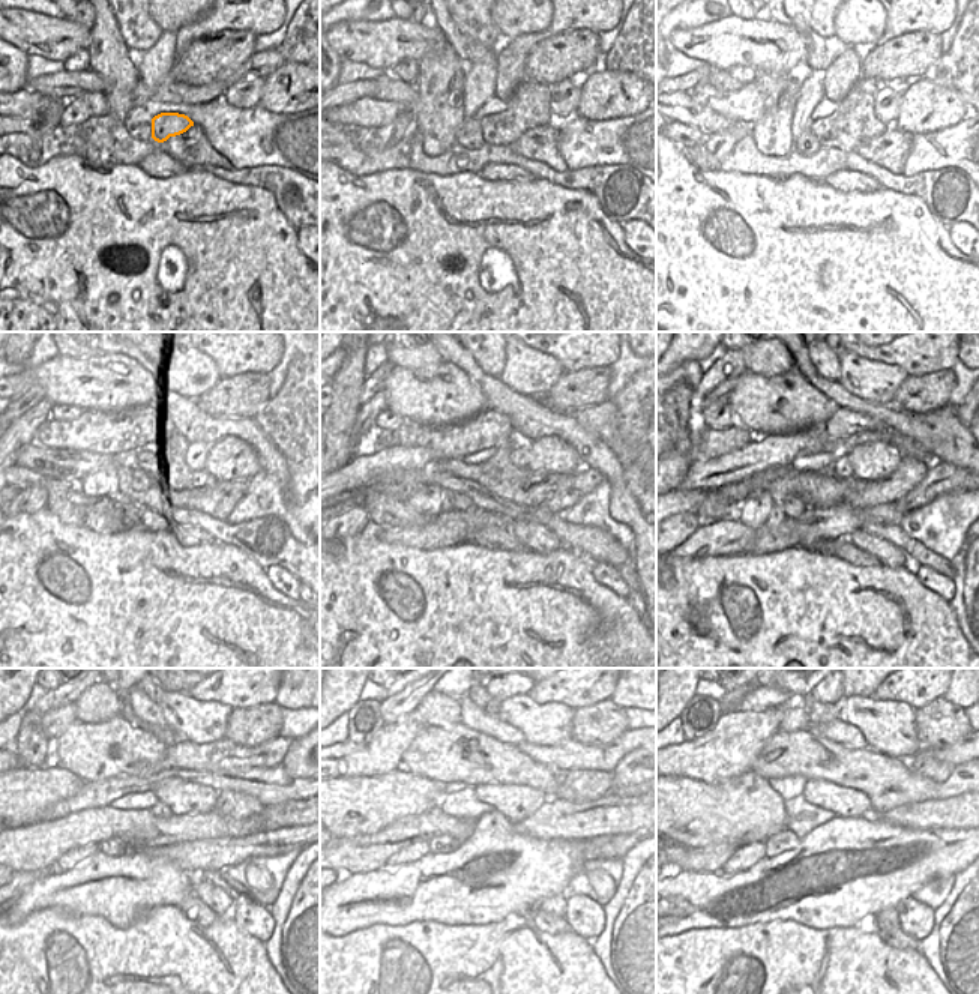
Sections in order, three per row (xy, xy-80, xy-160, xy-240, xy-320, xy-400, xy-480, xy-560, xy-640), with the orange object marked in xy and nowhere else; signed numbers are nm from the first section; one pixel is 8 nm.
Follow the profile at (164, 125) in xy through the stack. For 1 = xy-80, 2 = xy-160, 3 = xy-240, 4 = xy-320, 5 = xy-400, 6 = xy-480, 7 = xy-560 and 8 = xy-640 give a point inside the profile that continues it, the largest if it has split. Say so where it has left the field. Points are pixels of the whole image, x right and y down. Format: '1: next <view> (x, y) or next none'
1: next xy-80 (529, 107)
2: next xy-160 (853, 123)
3: next xy-240 (168, 475)
4: next xy-320 (523, 487)
5: next xy-400 (862, 494)
6: next xy-480 (236, 805)
7: next xy-560 (578, 786)
8: next xy-640 (924, 762)

